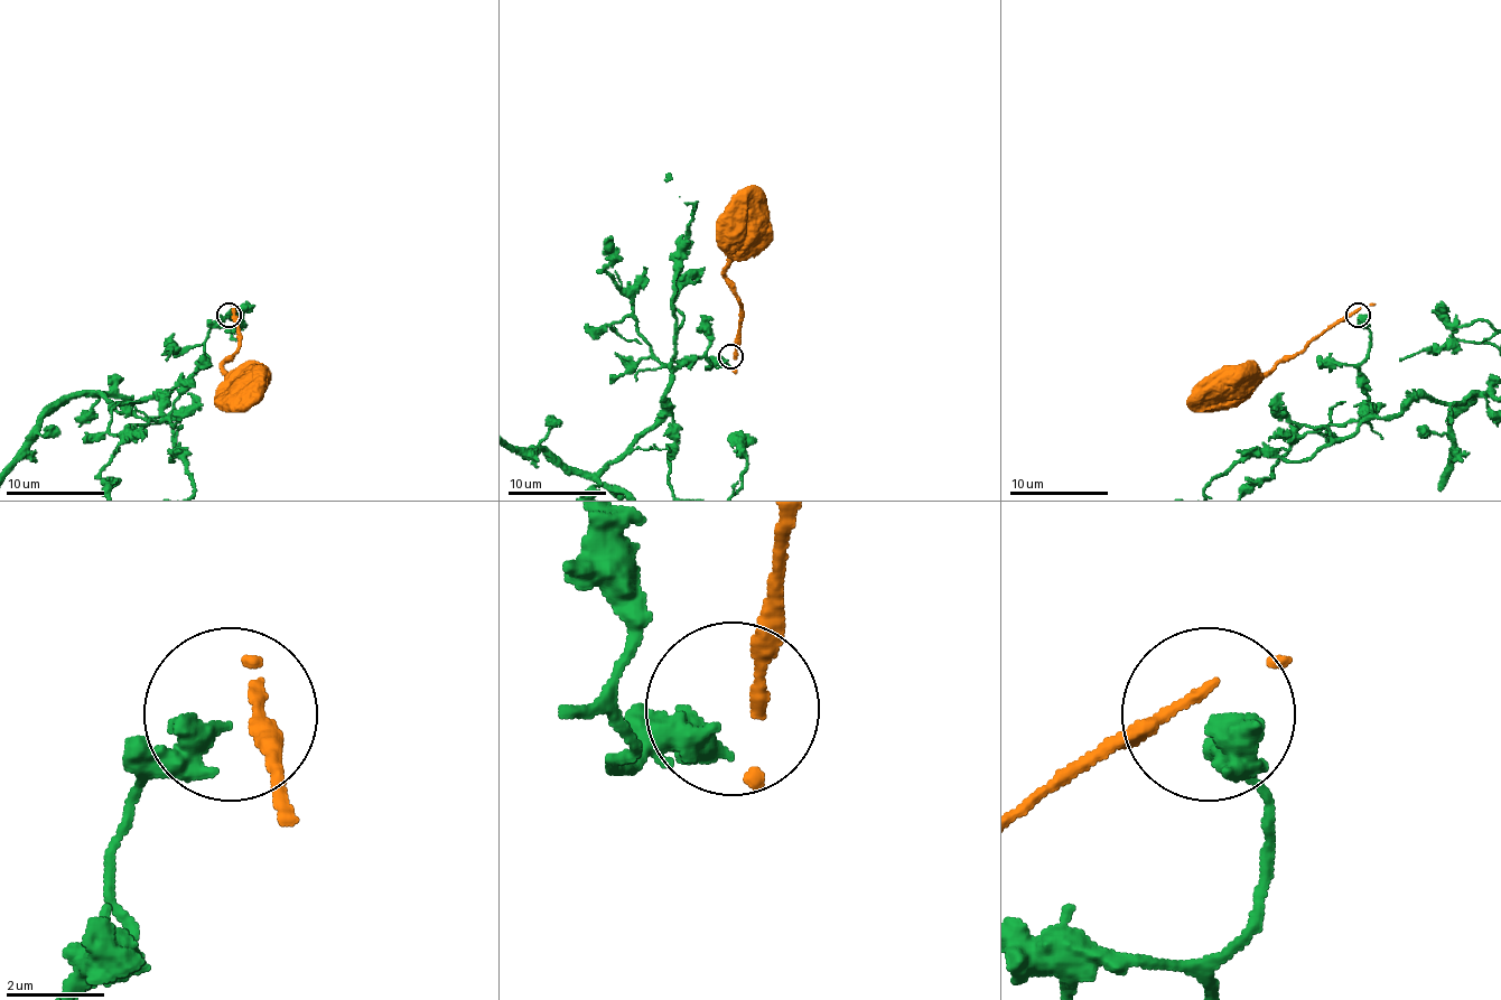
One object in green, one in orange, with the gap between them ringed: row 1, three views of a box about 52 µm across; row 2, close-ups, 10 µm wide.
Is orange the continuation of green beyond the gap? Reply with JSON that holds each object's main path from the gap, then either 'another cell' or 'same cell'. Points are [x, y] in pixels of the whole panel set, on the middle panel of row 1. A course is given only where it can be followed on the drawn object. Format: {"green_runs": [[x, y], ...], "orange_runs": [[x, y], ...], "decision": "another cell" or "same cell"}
{"green_runs": [[726, 361], [671, 373], [664, 412], [597, 474], [572, 474], [548, 449], [513, 449]], "orange_runs": [[733, 353], [740, 304], [726, 269], [736, 236], [743, 229]], "decision": "another cell"}

